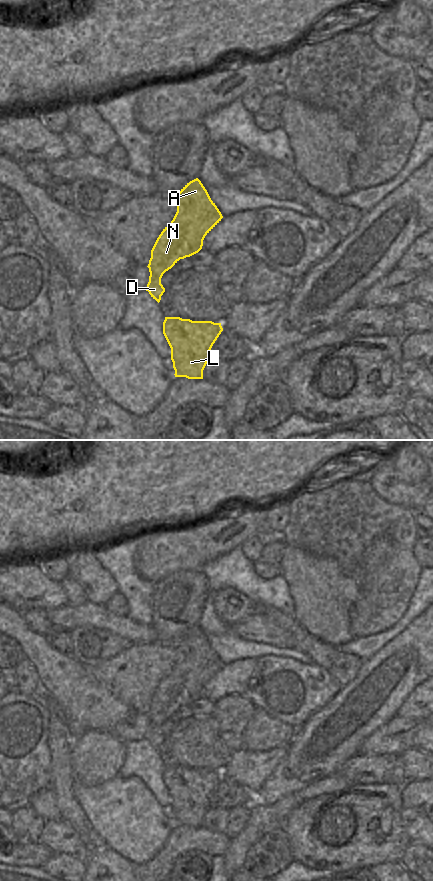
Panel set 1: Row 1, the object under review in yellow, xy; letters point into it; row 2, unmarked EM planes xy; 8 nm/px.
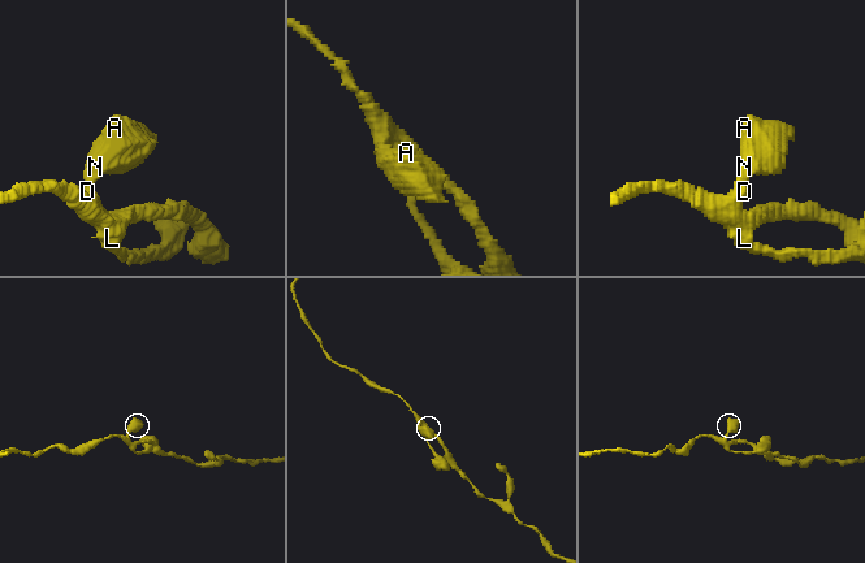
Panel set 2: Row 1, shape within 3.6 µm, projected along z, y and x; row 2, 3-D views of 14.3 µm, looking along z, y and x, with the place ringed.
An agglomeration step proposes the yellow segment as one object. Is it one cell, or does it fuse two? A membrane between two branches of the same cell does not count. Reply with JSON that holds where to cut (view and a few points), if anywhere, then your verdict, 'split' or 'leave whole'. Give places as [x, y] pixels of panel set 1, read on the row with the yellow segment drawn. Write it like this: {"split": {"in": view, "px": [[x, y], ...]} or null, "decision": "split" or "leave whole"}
{"split": null, "decision": "leave whole"}

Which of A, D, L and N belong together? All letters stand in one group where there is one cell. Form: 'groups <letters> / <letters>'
groups A D L N

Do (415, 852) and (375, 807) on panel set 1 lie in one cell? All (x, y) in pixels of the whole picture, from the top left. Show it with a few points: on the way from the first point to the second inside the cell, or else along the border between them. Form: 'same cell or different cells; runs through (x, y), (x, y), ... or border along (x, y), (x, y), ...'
different cells; border along (410, 842), (398, 862)

